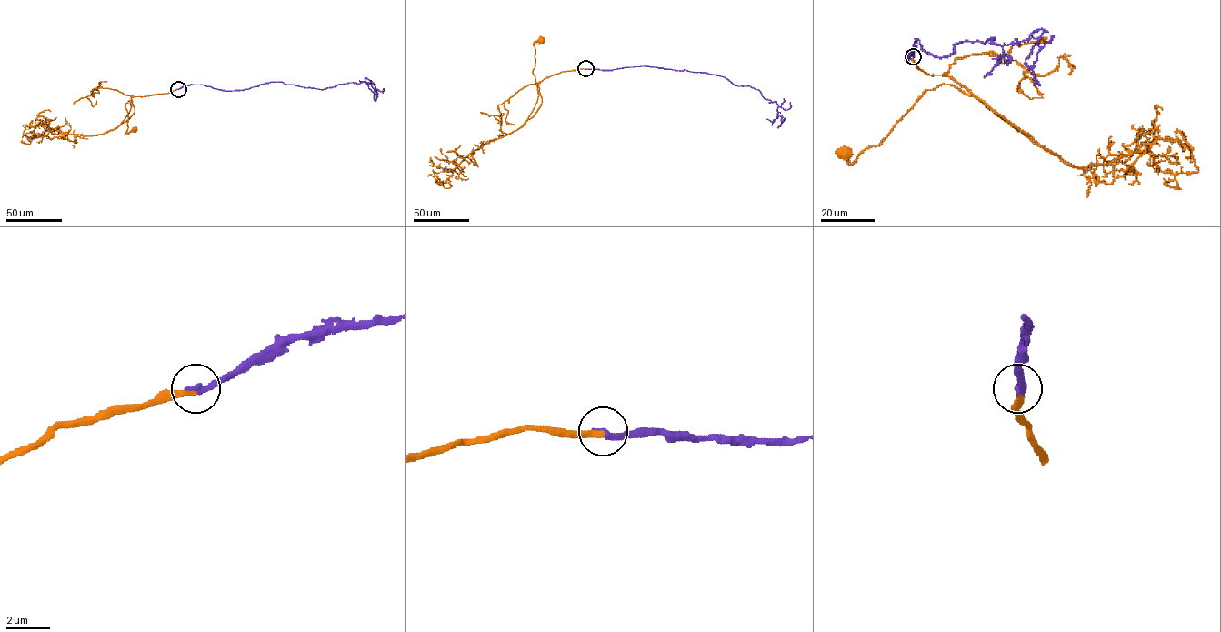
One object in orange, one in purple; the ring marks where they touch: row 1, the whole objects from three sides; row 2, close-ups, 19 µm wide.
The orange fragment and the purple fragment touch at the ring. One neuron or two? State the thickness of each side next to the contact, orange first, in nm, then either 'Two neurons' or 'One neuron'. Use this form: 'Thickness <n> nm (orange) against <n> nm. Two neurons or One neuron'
Thickness 280 nm (orange) against 320 nm. One neuron

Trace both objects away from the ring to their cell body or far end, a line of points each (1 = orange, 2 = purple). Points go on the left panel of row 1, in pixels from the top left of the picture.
1: (178, 89), (132, 96), (134, 113), (121, 124), (131, 106), (128, 100), (125, 105), (126, 133), (135, 129)
2: (178, 89), (242, 90), (282, 82), (323, 89), (371, 84), (365, 77), (375, 100), (371, 80)

